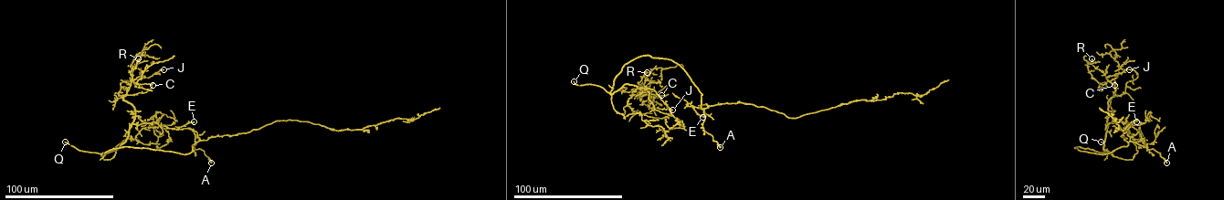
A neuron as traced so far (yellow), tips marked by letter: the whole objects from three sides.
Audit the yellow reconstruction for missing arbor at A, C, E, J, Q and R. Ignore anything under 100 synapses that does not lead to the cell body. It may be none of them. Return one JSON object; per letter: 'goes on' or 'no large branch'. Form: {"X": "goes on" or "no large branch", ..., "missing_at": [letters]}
{"A": "no large branch", "C": "no large branch", "E": "no large branch", "J": "no large branch", "Q": "goes on", "R": "no large branch", "missing_at": ["Q"]}

